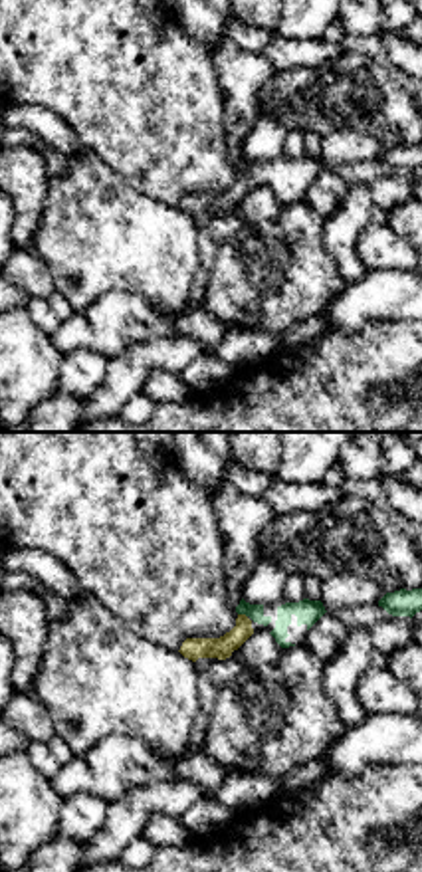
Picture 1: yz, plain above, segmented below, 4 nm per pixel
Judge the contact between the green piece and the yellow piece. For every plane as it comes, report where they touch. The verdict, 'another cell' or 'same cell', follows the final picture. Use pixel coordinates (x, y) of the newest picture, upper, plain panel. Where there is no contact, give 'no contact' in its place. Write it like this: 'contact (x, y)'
contact (242, 169)

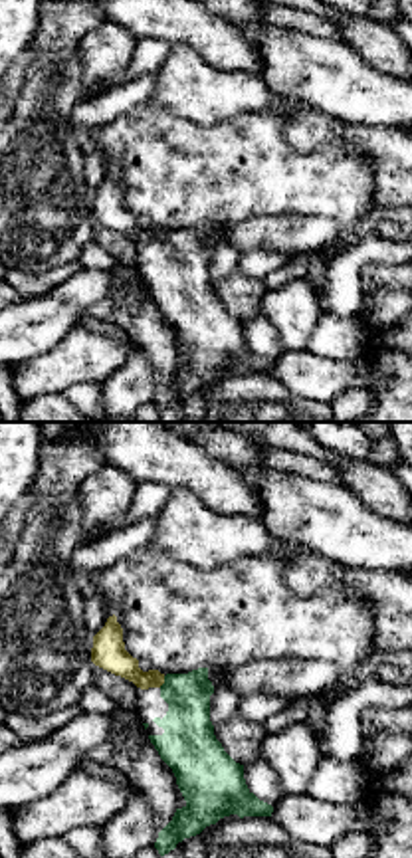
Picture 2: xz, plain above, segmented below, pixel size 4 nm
contact (165, 238)

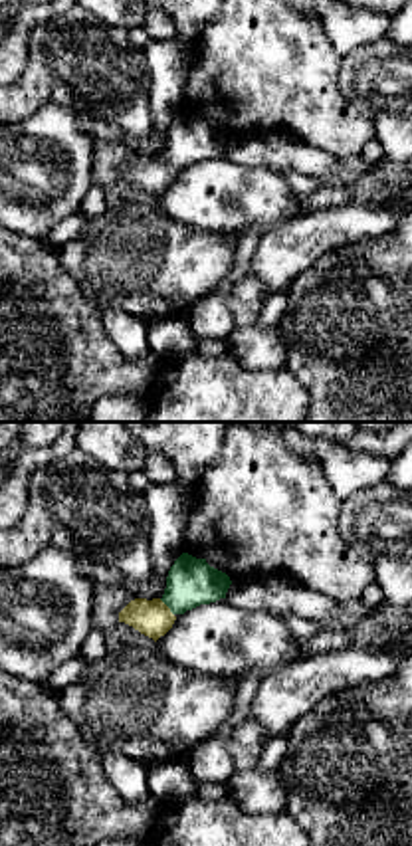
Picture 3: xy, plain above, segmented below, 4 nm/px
contact (167, 161)

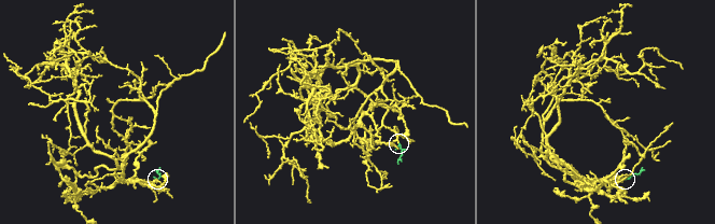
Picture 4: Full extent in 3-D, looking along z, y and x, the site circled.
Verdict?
same cell

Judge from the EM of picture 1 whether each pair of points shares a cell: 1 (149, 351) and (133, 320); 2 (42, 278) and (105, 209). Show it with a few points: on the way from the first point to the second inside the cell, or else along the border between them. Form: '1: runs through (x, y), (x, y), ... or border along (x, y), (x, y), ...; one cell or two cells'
1: border along (175, 333), (135, 341), (109, 359); two cells
2: border along (32, 244), (50, 268), (56, 290); two cells

